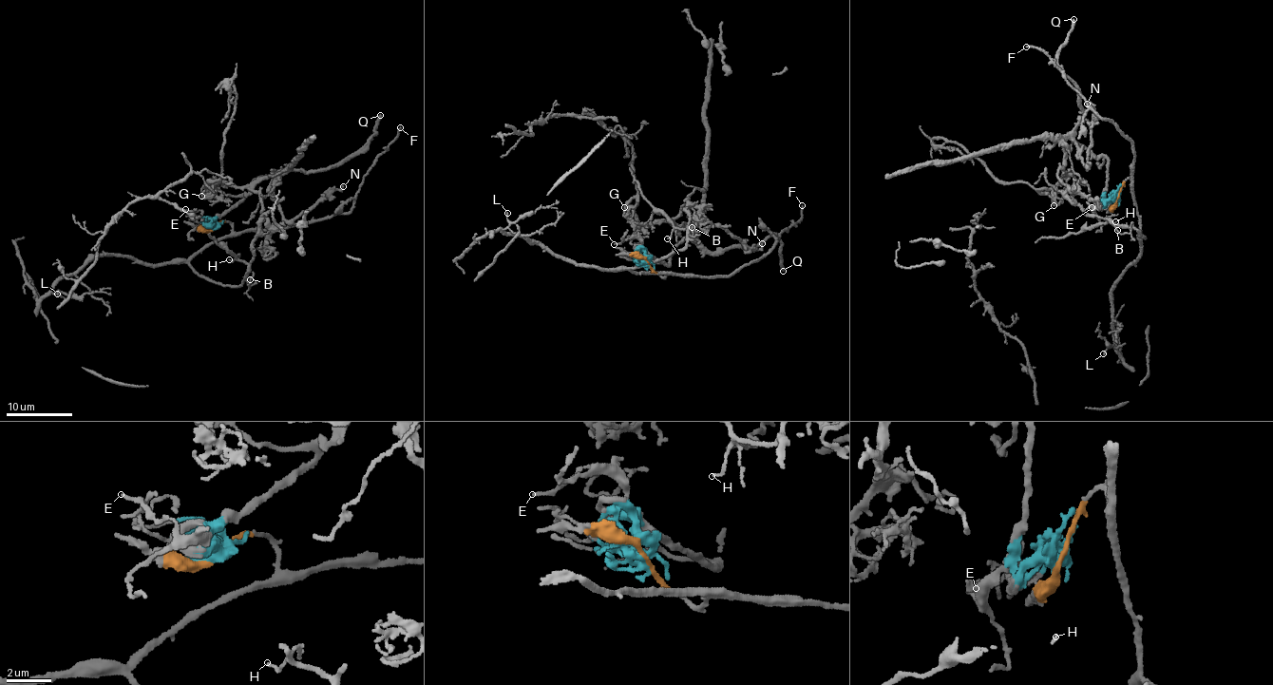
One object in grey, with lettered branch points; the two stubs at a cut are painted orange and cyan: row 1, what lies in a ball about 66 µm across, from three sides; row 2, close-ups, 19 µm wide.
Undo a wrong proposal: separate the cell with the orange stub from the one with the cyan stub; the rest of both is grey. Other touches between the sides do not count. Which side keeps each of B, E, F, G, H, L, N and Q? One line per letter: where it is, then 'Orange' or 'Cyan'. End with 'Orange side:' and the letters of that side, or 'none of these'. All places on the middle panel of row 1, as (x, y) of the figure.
B: Place: (692, 227). Orange
E: Place: (614, 244). Cyan
F: Place: (802, 205). Orange
G: Place: (624, 207). Cyan
H: Place: (667, 238). Orange
L: Place: (507, 213). Orange
N: Place: (762, 243). Cyan
Q: Place: (783, 271). Cyan
Orange side: B, F, H, L

